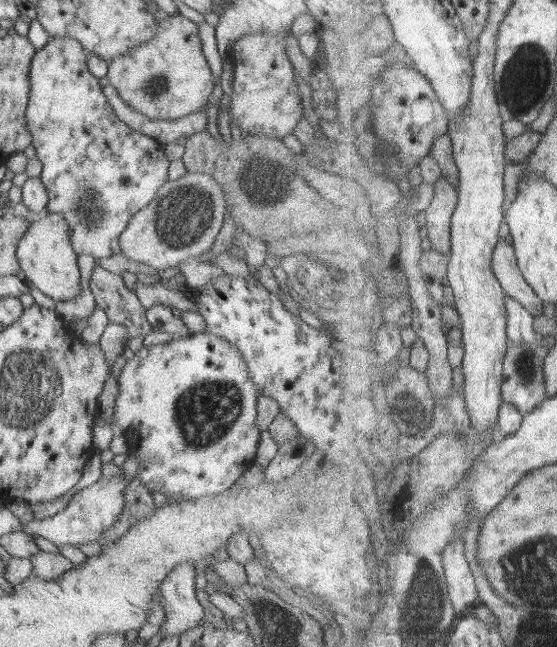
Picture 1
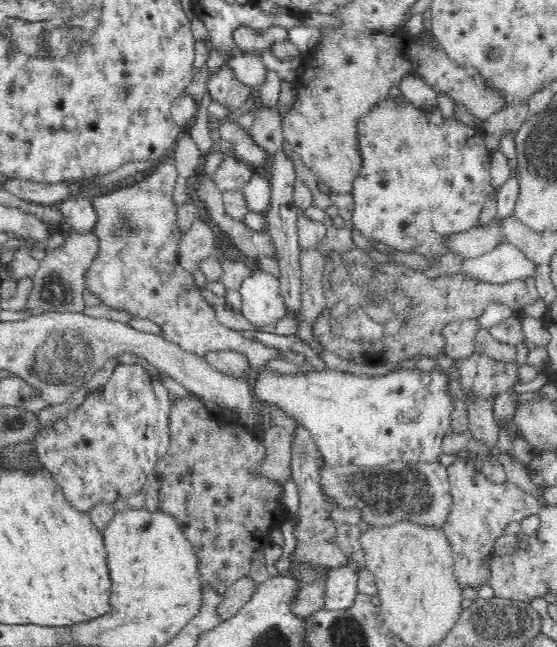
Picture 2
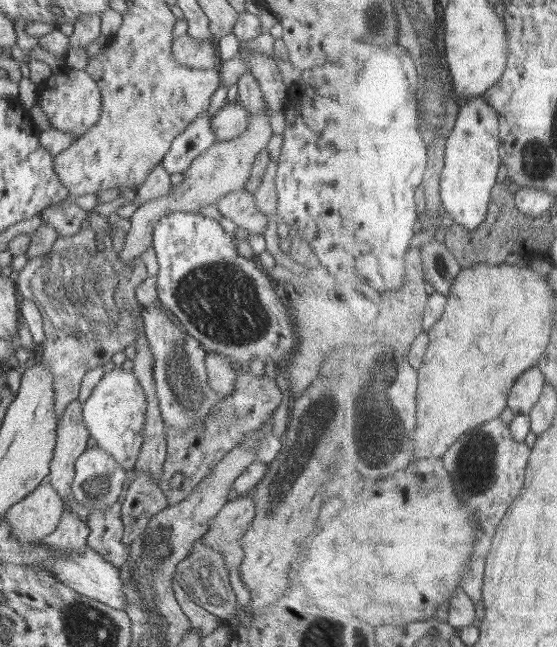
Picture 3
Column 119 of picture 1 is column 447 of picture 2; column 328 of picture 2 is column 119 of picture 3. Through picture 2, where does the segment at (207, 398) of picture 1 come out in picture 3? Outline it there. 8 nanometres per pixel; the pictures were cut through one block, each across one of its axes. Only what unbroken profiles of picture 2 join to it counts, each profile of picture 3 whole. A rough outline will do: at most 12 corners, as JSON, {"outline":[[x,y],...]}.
{"outline":[[132,371],[105,373],[82,402],[96,446],[133,470],[146,396]]}

